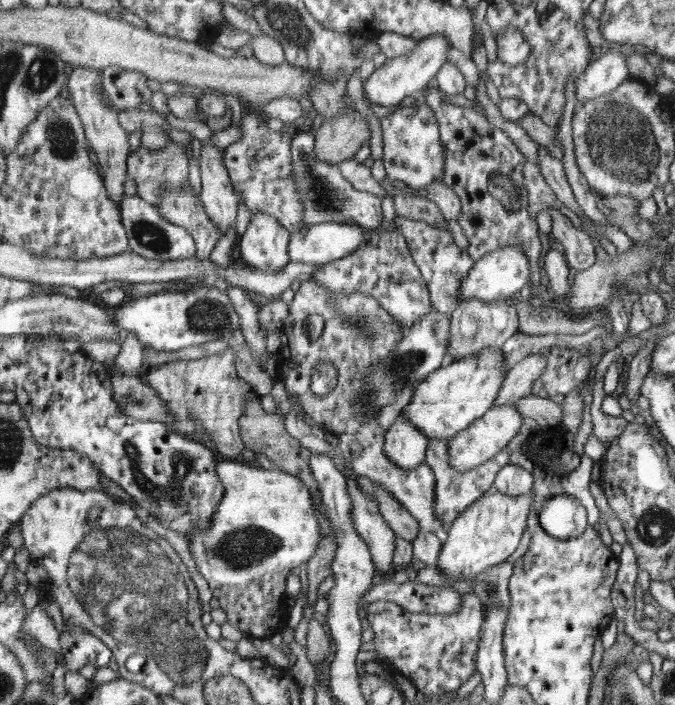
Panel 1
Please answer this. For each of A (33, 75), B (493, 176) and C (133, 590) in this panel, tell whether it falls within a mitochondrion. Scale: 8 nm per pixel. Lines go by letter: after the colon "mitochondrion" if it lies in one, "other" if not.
A: mitochondrion
B: other
C: mitochondrion

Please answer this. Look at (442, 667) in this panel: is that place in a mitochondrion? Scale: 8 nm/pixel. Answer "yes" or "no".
no

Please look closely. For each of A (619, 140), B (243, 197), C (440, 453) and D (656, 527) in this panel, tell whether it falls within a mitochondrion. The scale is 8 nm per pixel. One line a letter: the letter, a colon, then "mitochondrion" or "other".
A: mitochondrion
B: other
C: other
D: mitochondrion

